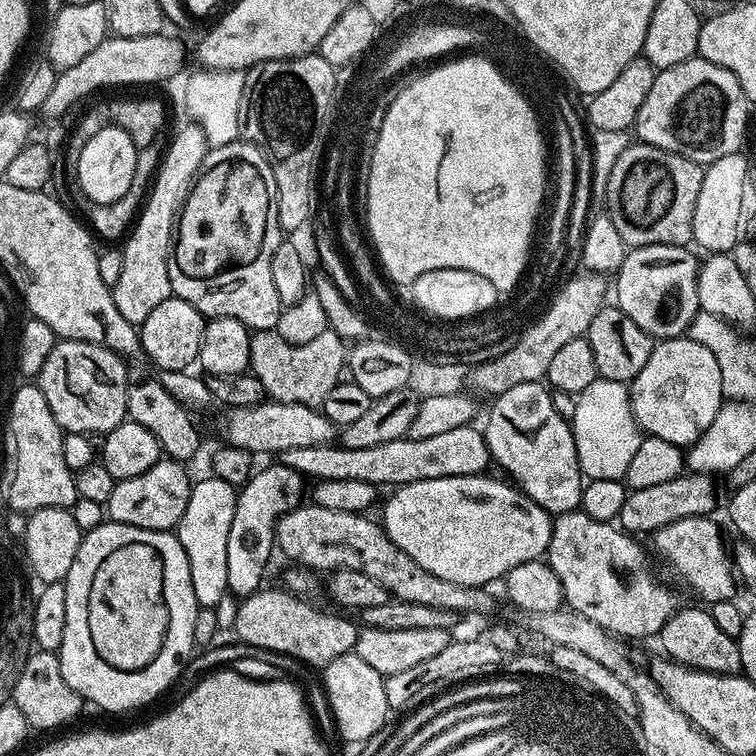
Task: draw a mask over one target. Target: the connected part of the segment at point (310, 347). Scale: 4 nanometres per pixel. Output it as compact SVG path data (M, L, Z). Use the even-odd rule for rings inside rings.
M275 330L266 332L253 331L250 335L250 362L248 363L248 366L252 375L258 378L258 382L262 382L265 393L267 393L275 403L301 404L302 406L308 406L310 408L320 408L321 405L323 405L326 394L330 394L330 390L334 390L334 386L341 383L342 376L340 376L340 371L343 373L346 368L346 344L345 341L340 339L338 333L331 330L318 334L318 338L313 338L310 342L306 342L305 344L291 344L290 342L286 342L286 338L282 338Z

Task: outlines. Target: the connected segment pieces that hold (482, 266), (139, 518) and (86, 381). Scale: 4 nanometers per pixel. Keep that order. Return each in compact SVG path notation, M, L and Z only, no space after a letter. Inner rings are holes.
M472 54L476 56L464 56L461 60L452 60L449 64L442 64L444 62L437 63L437 68L432 68L429 72L421 74L417 80L412 80L404 89L397 91L393 95L392 101L390 102L390 108L386 110L384 119L380 127L375 129L374 132L374 143L371 145L372 148L372 161L368 164L368 220L366 216L366 232L370 237L371 247L374 249L375 255L378 257L378 264L381 269L386 273L388 271L387 279L393 280L396 284L404 284L404 286L411 285L420 273L427 268L437 268L441 265L456 265L456 267L475 268L476 272L483 273L484 276L491 277L491 280L499 284L500 287L506 288L512 281L516 280L517 272L520 272L520 244L522 242L532 242L534 240L526 240L526 210L528 210L528 198L546 198L546 188L544 183L549 183L550 180L550 160L544 157L544 136L540 133L541 121L538 119L535 109L532 105L526 105L524 100L520 99L517 95L518 90L511 84L510 81L503 75L500 69L492 62L492 60L485 58L480 54Z
M161 458L146 470L146 474L117 480L106 505L107 519L114 524L138 526L142 530L172 532L186 510L186 502L190 502L193 481L188 480L188 472L184 468L187 467L179 460Z
M57 339L54 350L50 350L46 362L42 362L42 370L34 377L34 383L42 390L42 395L50 405L50 414L54 414L58 426L65 433L104 436L127 419L130 381L125 364L125 359L108 347L80 339Z

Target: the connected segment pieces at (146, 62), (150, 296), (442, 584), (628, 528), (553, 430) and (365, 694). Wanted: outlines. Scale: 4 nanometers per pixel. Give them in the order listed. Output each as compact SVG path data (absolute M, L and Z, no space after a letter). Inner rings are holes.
M161 34L146 38L109 35L98 46L94 46L94 50L90 50L90 54L86 54L86 58L82 58L82 62L78 62L78 66L70 66L57 75L54 90L50 90L46 102L42 102L42 106L38 110L39 115L44 115L48 122L56 122L60 120L59 116L66 115L83 96L88 96L91 92L98 91L99 88L120 88L123 84L156 84L159 80L168 80L171 76L178 75L180 67L184 64L184 44L168 35Z
M189 123L187 127L173 138L172 145L163 153L143 207L122 244L122 275L111 288L112 297L114 306L118 306L122 318L137 326L144 324L146 317L160 303L173 296L170 282L170 270L173 265L170 261L174 256L178 217L184 207L184 199L192 188L192 182L201 171L205 156L210 151L200 127L194 123Z
M304 502L295 512L281 516L276 523L276 544L293 563L309 570L332 572L340 568L367 574L393 599L434 606L453 614L472 611L492 616L499 612L499 602L489 596L485 587L464 587L423 570L418 562L390 541L383 525L368 518L361 513L325 510L315 502Z
M685 471L683 475L670 479L670 482L661 482L658 484L658 486L649 486L645 489L631 489L631 491L627 493L625 502L623 502L622 504L621 512L618 517L619 527L629 534L641 534L640 532L645 532L645 534L651 534L655 532L656 529L661 528L662 526L666 526L670 522L678 522L682 518L694 518L695 516L712 516L713 513L715 513L714 510L716 508L716 486L718 490L717 481L715 484L715 482L712 480L715 479L713 479L713 477L709 475L709 473Z
M522 382L522 386L510 386L510 390L495 397L491 404L488 425L483 425L482 431L495 467L500 467L511 483L549 514L577 511L586 484L574 446L572 425L554 410L552 392L543 383Z
M353 650L342 654L342 658L334 658L334 662L323 665L322 672L328 708L332 711L332 720L336 723L341 738L352 744L360 744L371 736L379 737L385 731L384 723L390 717L390 709L386 702L384 677L378 674L378 670L373 670L367 662L362 662L362 658L358 658Z

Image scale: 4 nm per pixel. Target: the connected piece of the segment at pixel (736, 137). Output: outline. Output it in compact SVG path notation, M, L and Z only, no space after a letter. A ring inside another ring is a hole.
M699 58L678 62L678 66L657 71L654 86L650 86L650 94L642 102L642 110L638 110L635 139L707 166L745 147L748 107L749 98L730 70Z

